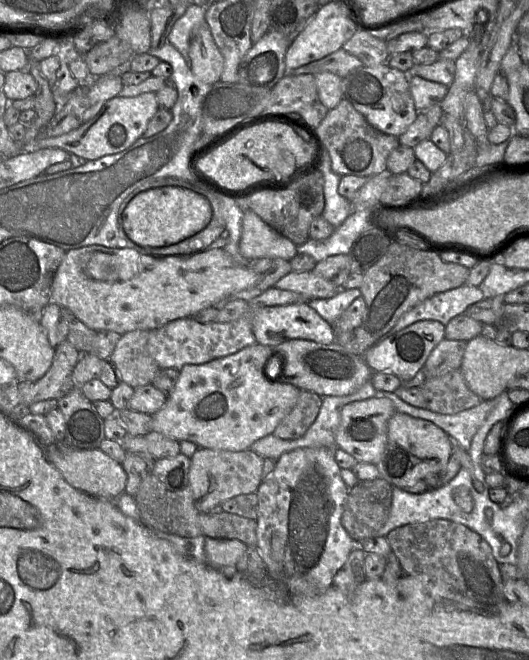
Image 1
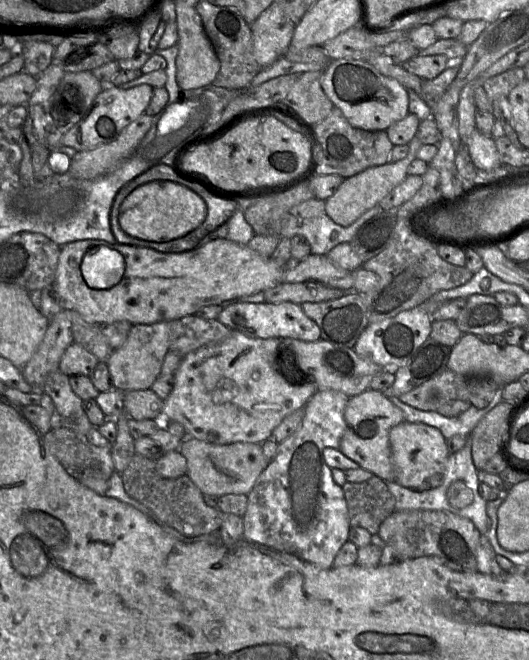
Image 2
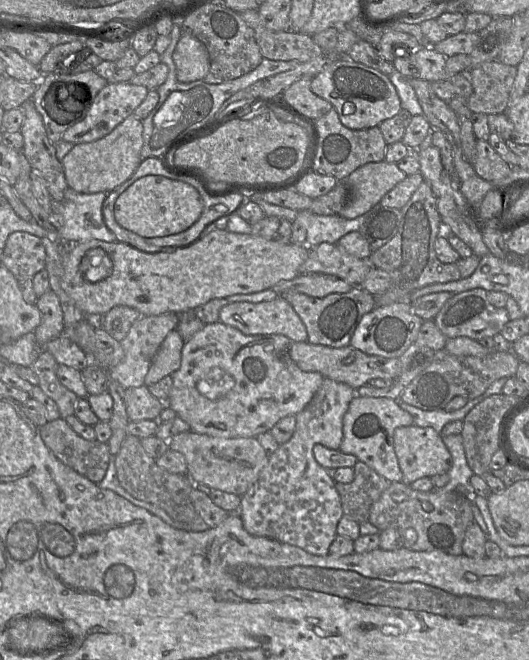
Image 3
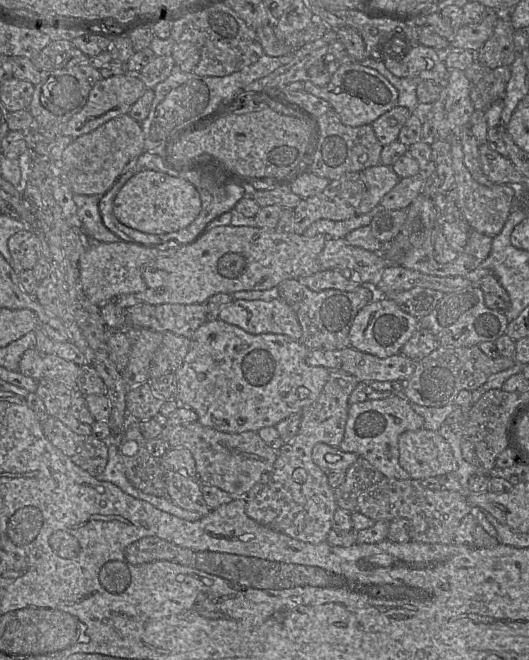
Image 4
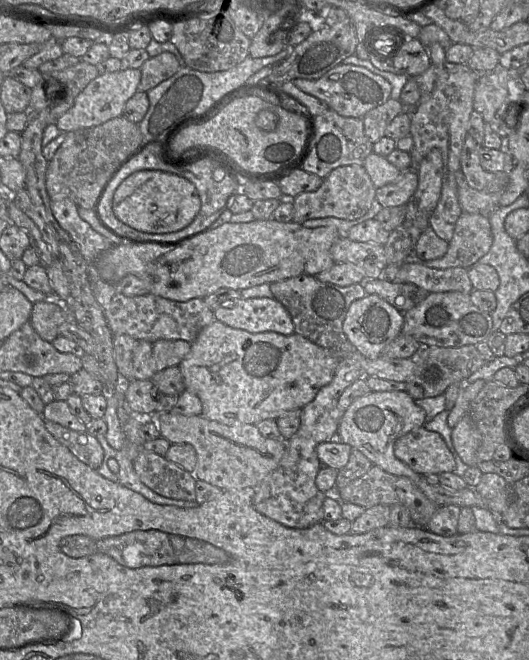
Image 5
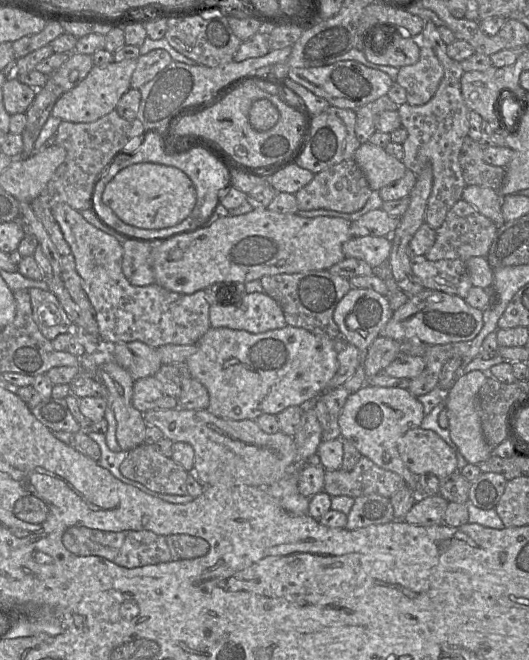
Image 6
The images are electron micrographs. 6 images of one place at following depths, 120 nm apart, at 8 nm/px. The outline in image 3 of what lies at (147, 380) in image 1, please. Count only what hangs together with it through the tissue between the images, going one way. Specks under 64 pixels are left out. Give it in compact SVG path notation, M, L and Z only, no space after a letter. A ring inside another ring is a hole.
M176 313L141 316L132 324L128 334L120 342L124 350L124 358L115 367L109 368L109 377L117 381L125 389L144 385L145 377L161 344L168 333L177 328L178 324L179 317Z

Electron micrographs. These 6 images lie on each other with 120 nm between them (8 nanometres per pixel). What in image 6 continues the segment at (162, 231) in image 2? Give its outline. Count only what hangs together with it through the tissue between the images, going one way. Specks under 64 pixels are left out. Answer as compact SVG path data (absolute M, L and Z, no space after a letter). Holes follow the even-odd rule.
M137 163L116 174L107 184L103 202L126 224L159 230L184 221L196 204L196 190L190 178L180 169L155 163Z

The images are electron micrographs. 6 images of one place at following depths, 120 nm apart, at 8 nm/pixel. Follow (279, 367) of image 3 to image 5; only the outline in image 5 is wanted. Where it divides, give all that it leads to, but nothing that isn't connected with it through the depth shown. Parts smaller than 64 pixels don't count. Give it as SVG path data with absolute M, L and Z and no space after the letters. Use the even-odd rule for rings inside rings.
M215 320L204 327L196 339L192 342L191 350L188 355L182 360L180 365L181 372L185 380L185 388L192 393L196 394L203 405L202 415L210 420L217 421L226 425L238 425L238 424L258 424L259 422L266 419L275 419L293 411L293 410L302 410L304 406L310 403L318 391L328 385L336 372L339 360L341 356L336 350L325 349L307 338L293 333L291 335L283 335L277 332L260 332L260 333L250 333L245 330L232 328L218 320Z

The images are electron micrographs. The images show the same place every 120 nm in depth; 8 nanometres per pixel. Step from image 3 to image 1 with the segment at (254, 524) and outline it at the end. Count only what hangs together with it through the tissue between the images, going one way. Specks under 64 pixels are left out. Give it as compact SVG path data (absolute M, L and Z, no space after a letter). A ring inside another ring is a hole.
M325 447L299 448L283 454L273 472L263 479L256 493L257 549L267 567L268 579L284 583L291 593L314 594L333 586L336 573L346 563L355 540L342 523L349 492L334 457L335 450Z

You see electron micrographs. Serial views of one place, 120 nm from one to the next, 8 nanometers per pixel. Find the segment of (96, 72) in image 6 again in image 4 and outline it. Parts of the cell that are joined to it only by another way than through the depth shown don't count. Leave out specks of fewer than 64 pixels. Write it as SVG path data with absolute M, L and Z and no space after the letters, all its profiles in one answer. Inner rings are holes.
M132 73L102 78L92 87L84 107L60 126L60 135L69 136L75 139L94 131L105 122L119 115L128 114L131 106L145 93L146 90L147 88L144 83L137 75Z

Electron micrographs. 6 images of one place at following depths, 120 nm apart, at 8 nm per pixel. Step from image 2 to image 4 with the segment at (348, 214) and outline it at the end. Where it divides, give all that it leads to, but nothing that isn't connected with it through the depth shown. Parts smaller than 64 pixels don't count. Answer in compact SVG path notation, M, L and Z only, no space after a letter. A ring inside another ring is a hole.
M381 162L360 171L364 183L364 193L361 203L357 209L357 215L364 214L376 205L400 180L391 166Z

